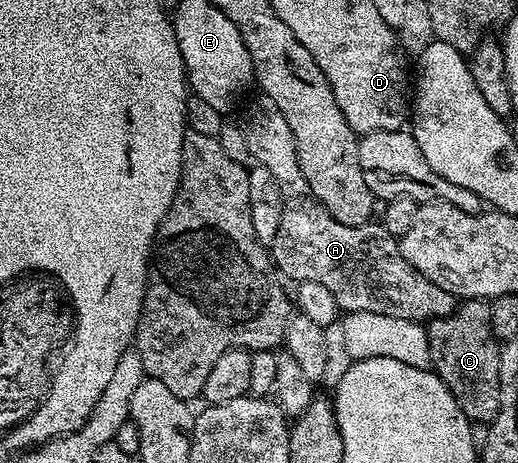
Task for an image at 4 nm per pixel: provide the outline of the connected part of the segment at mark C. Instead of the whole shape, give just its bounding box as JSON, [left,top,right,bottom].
[425,300,501,424]

